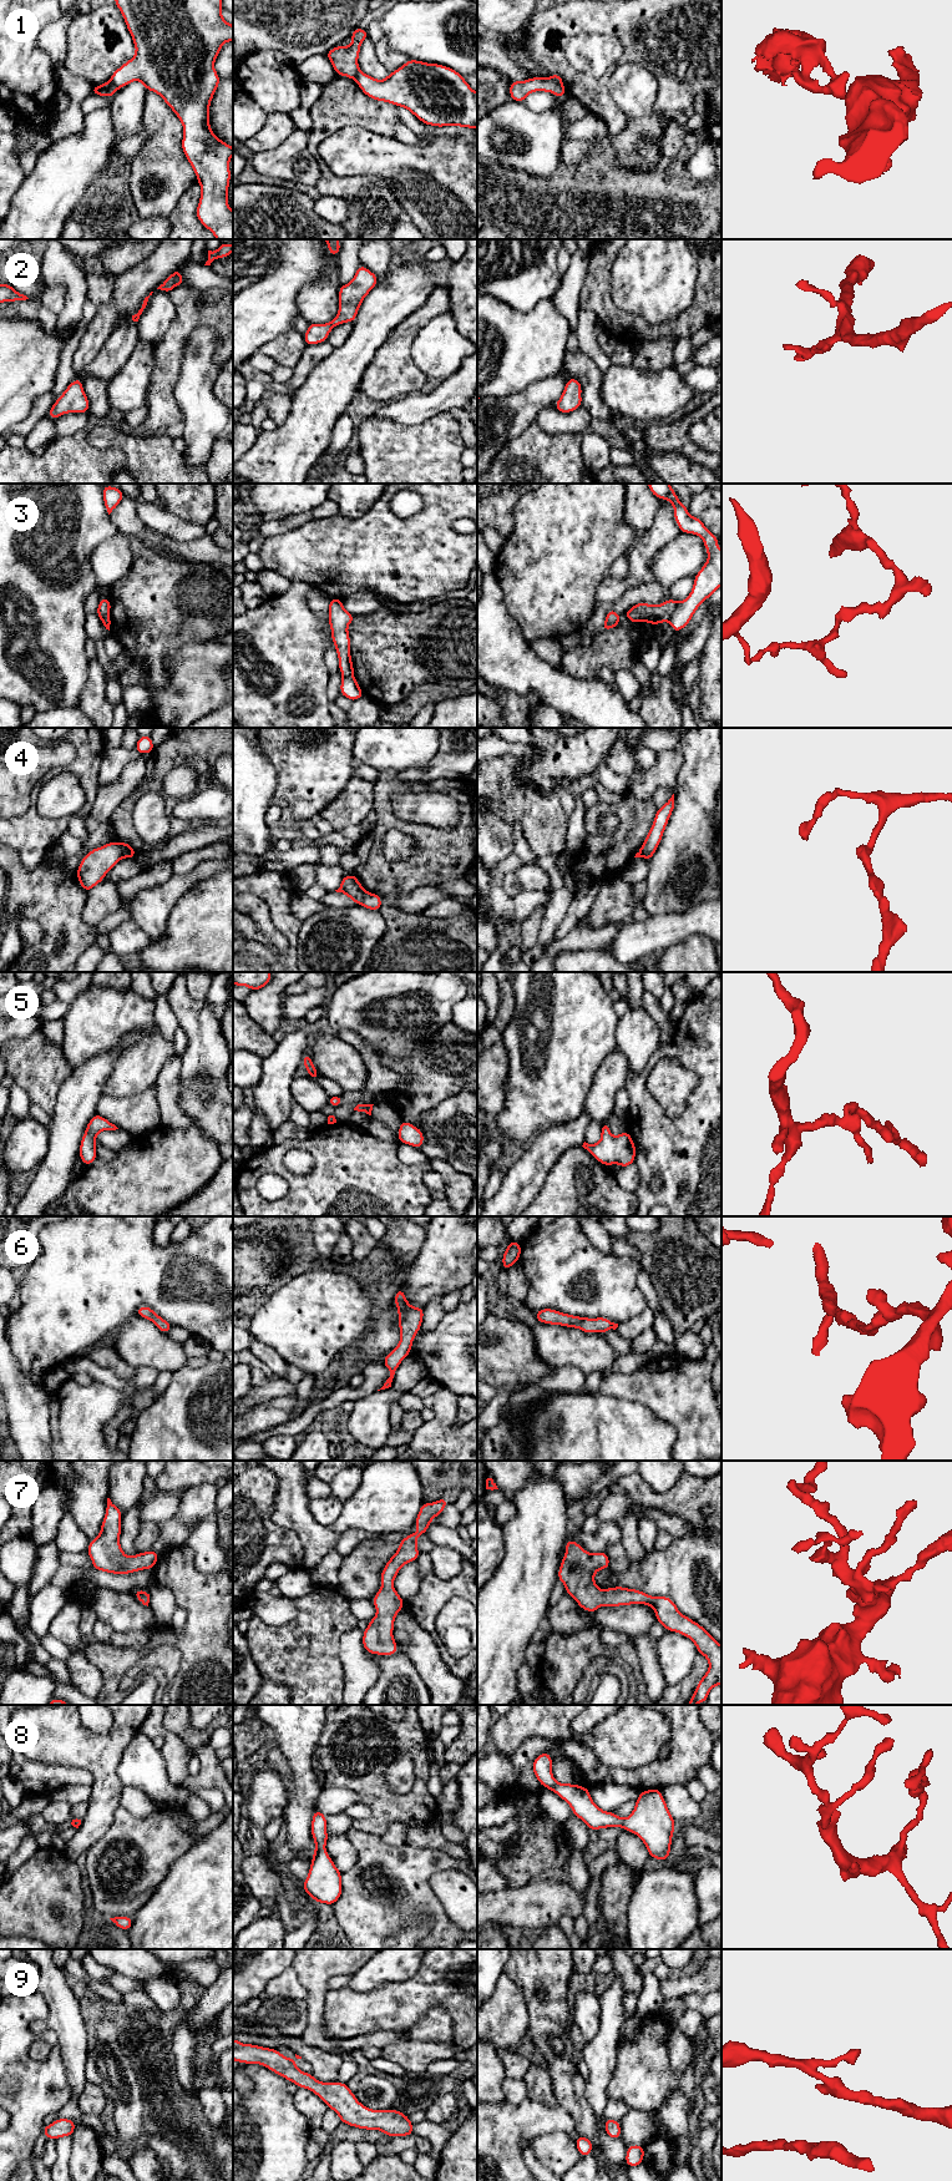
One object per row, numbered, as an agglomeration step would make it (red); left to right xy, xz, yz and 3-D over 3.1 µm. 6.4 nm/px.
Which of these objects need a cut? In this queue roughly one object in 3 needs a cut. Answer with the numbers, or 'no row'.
1, 3, 4

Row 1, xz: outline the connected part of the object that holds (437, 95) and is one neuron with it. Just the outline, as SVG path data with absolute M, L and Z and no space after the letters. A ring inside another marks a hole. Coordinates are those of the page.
M410 59L385 80L376 80L358 69L355 81L368 97L405 107L425 125L477 128L477 92L451 67Z

